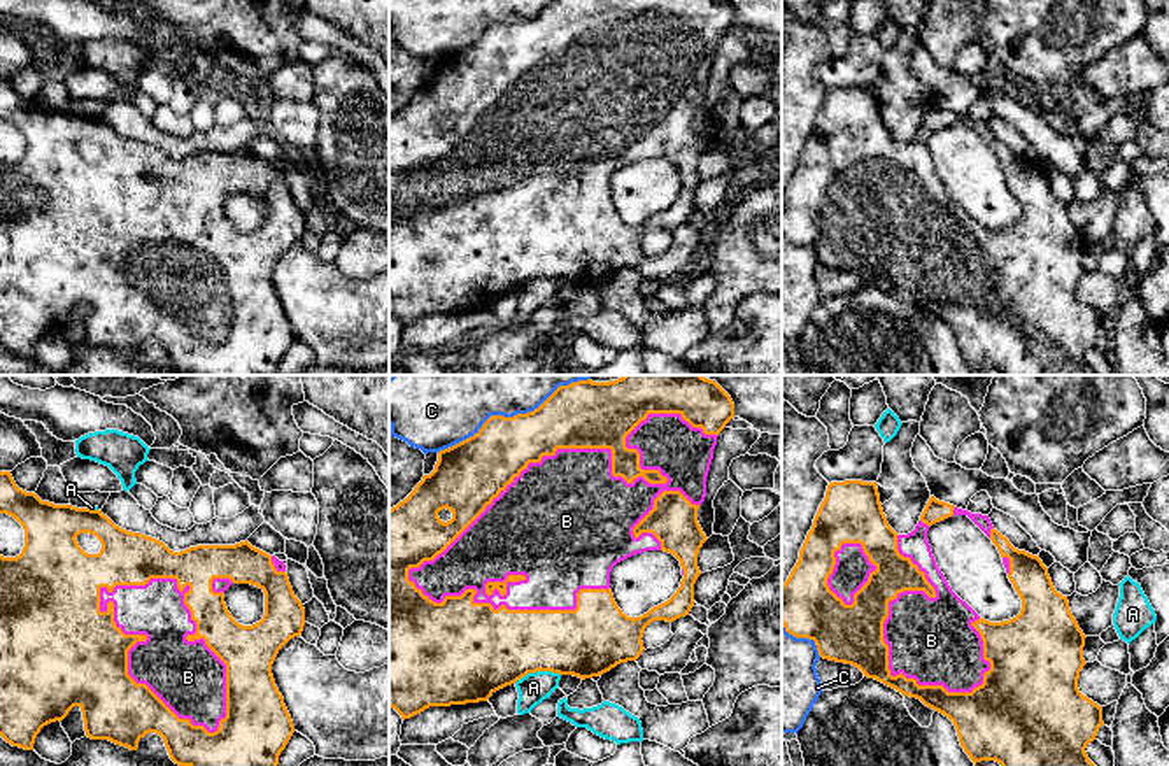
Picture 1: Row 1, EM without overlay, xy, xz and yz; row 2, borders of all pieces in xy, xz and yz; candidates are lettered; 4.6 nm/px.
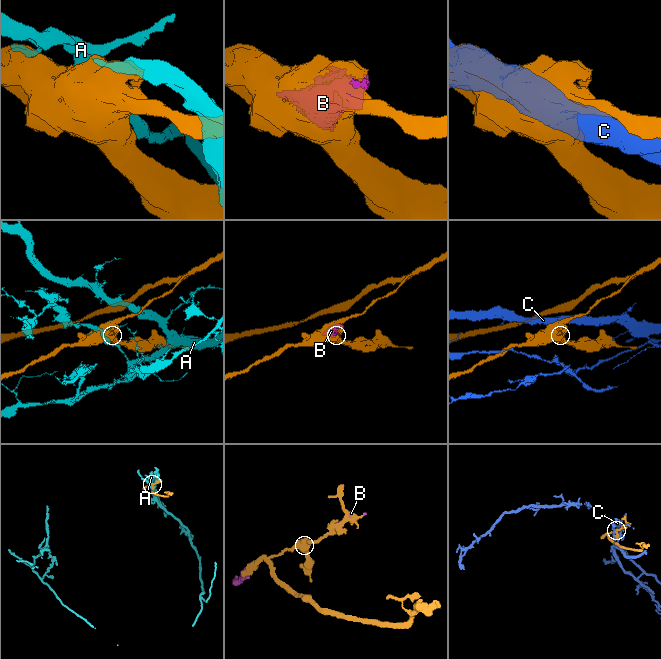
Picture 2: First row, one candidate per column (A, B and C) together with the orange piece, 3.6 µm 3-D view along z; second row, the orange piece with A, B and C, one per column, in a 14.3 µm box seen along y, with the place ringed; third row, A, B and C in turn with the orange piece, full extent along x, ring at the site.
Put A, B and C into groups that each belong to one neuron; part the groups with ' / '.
A / B / C

